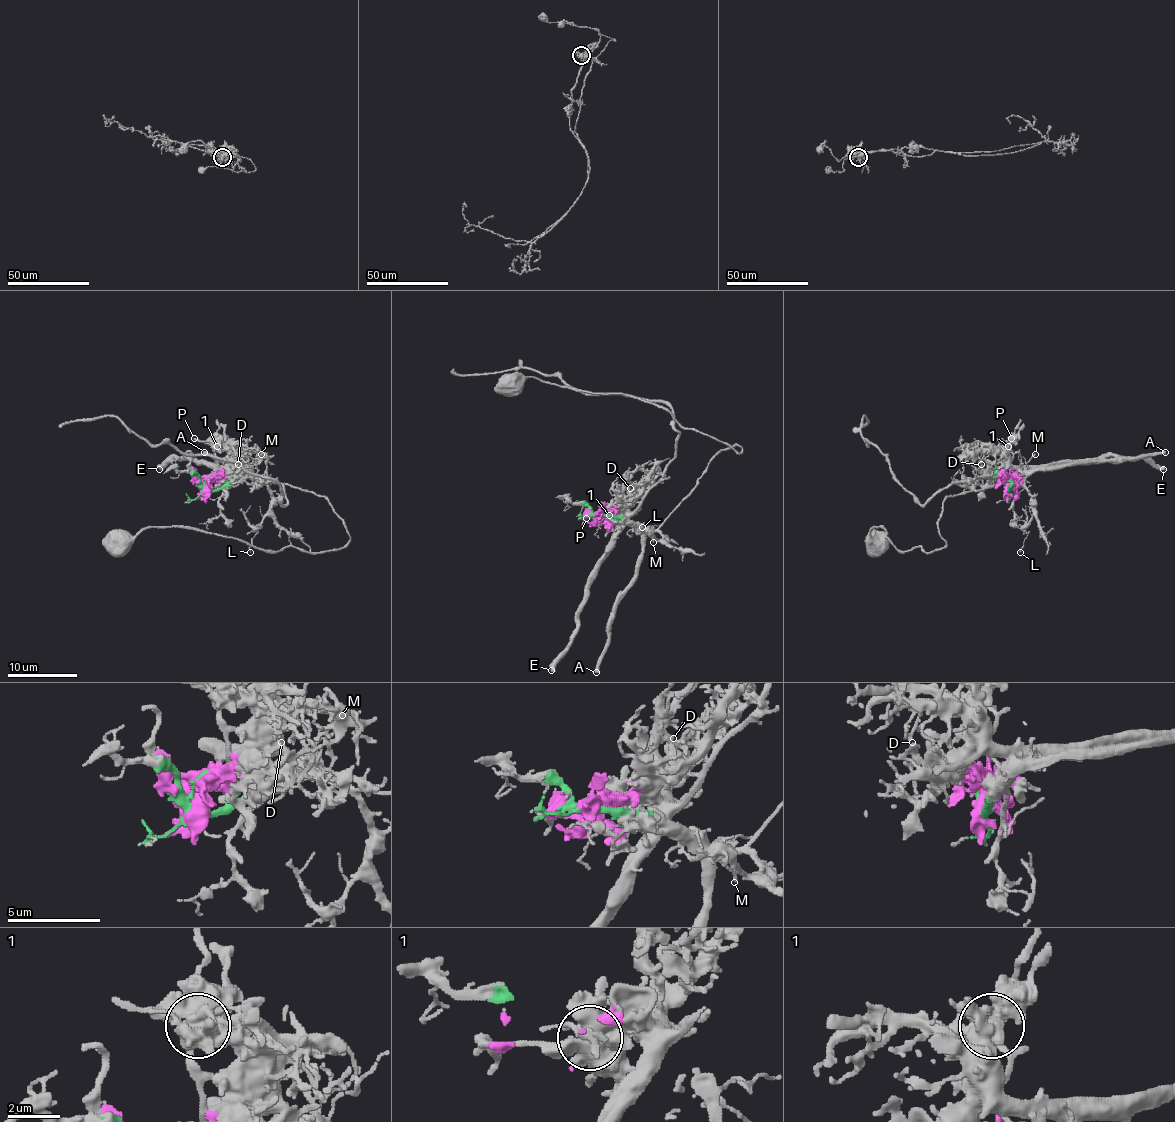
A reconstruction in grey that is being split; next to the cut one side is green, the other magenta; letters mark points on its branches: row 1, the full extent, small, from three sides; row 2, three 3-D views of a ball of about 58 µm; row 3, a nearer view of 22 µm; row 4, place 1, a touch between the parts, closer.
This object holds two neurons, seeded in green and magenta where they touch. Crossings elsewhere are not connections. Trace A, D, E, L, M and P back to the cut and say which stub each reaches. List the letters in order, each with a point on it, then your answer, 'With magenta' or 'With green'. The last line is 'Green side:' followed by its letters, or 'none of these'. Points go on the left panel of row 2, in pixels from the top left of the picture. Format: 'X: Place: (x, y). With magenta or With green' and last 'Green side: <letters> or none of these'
A: Place: (204, 452). With green
D: Place: (238, 464). With magenta
E: Place: (159, 469). With magenta
L: Place: (250, 552). With green
M: Place: (261, 454). With green
P: Place: (194, 438). With magenta
Green side: A, L, M

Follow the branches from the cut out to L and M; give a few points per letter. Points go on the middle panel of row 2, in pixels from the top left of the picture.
L: (597, 514), (624, 517), (643, 531), (658, 533), (664, 538), (650, 531), (648, 535), (643, 526)
M: (597, 514), (624, 517), (653, 542)

